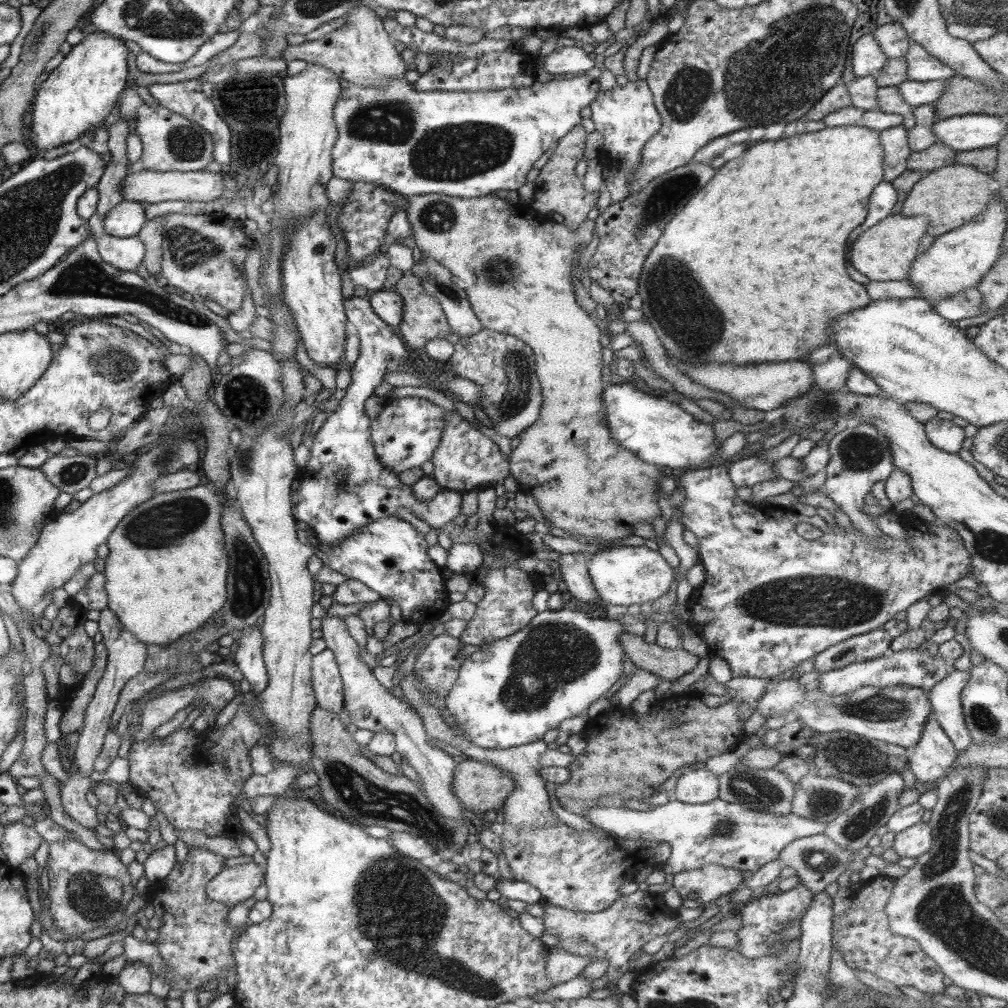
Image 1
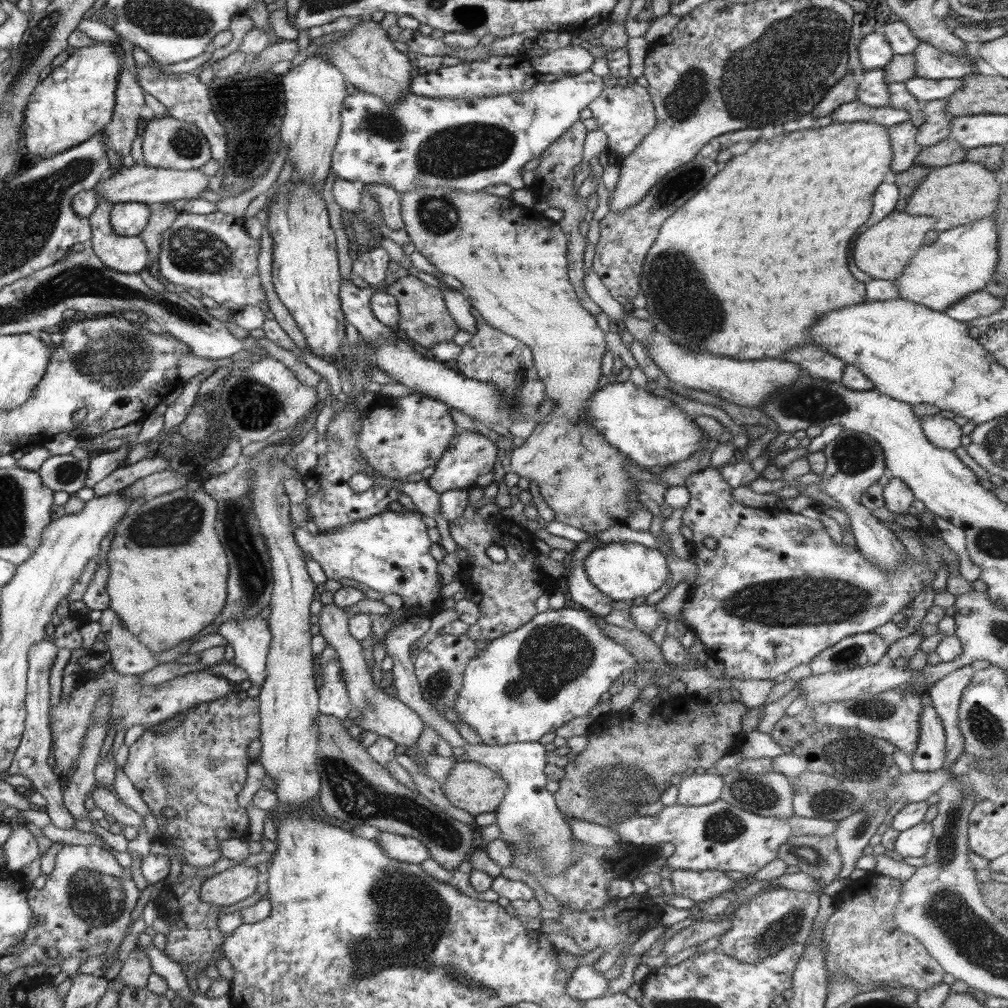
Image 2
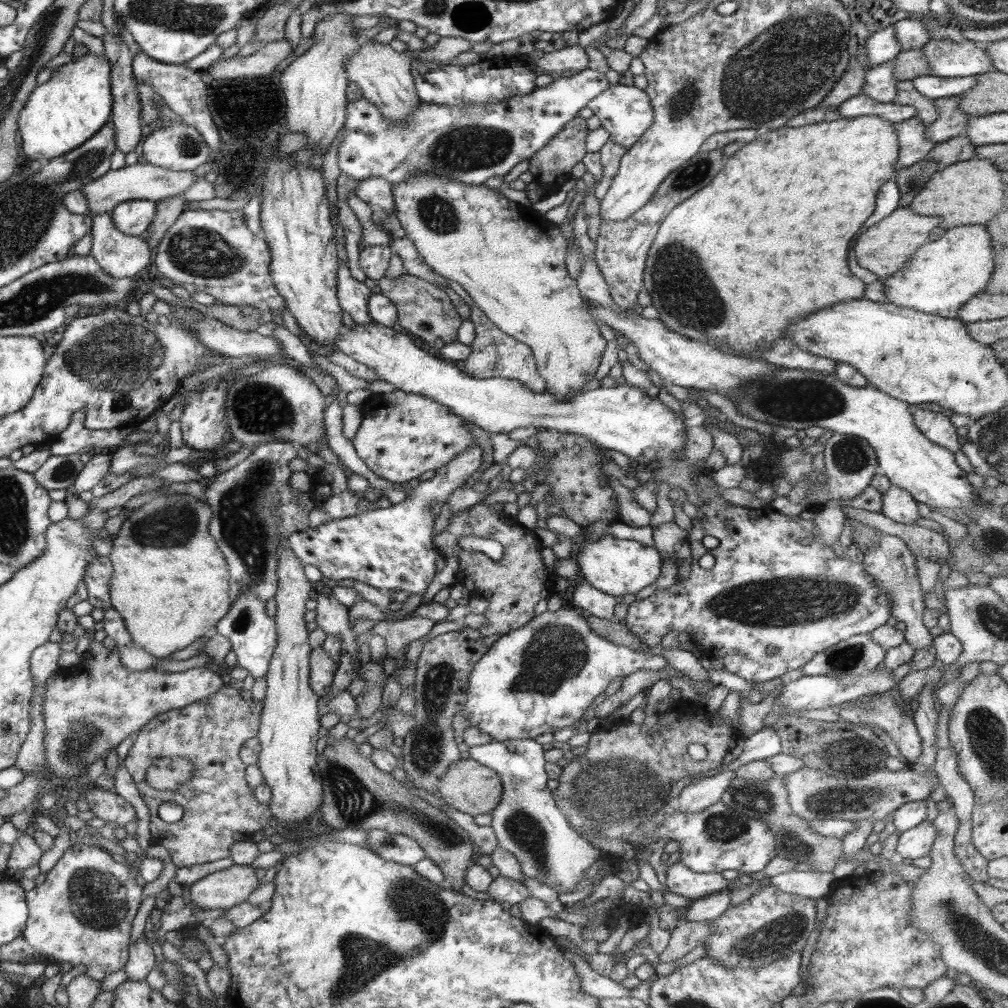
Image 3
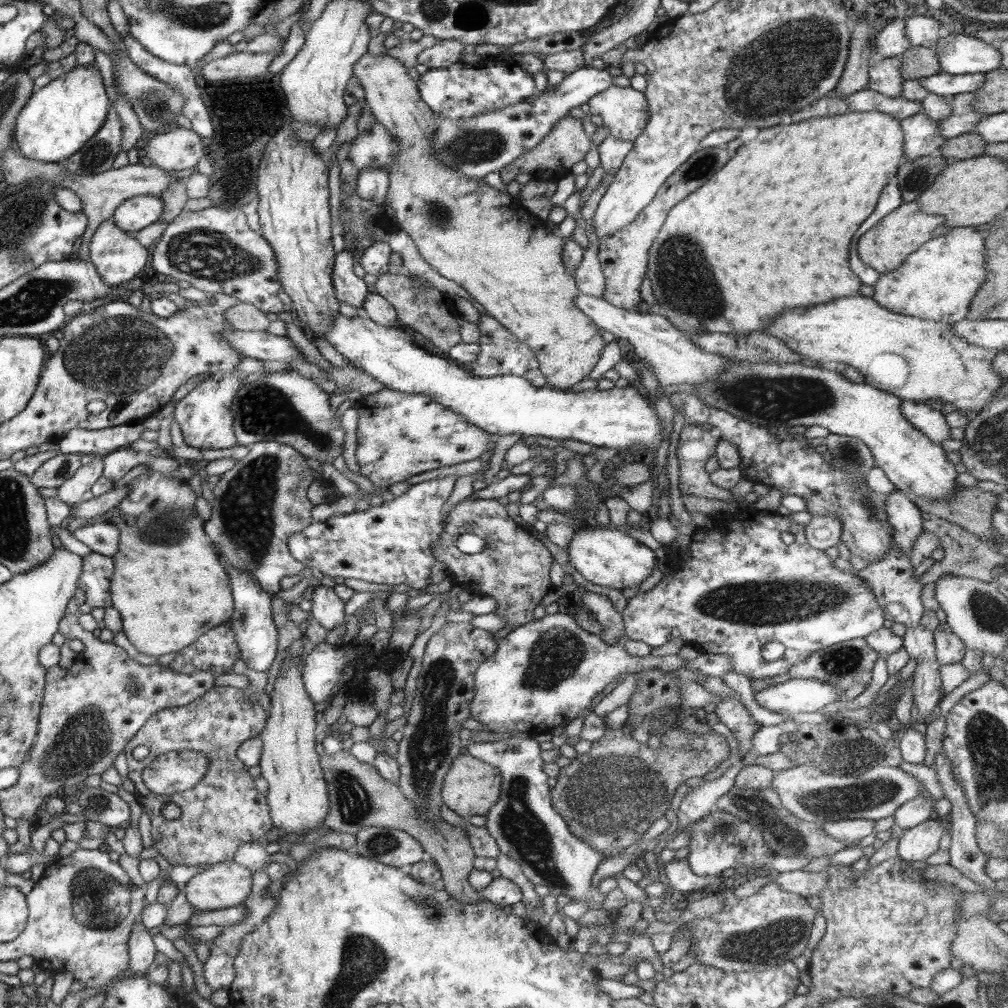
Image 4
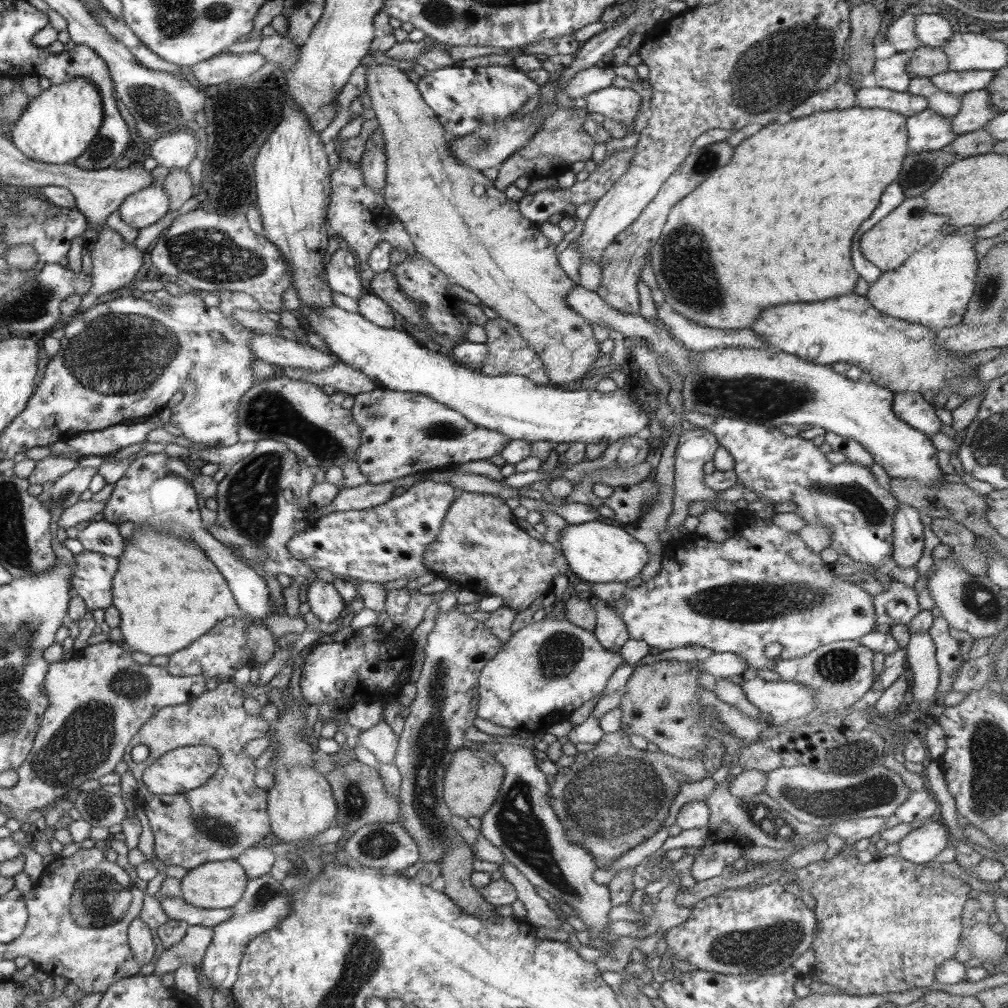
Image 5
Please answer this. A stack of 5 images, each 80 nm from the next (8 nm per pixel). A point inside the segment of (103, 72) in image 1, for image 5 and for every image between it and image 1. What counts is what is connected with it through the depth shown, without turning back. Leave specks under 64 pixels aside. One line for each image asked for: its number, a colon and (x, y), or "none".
2: (74, 104)
3: (60, 115)
4: (58, 120)
5: (60, 124)

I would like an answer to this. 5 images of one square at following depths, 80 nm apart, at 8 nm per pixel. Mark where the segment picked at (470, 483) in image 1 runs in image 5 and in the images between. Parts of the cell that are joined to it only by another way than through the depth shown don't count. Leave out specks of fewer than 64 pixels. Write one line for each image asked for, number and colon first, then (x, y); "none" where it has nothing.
2: (469, 460)
3: (392, 549)
4: (390, 544)
5: (387, 543)

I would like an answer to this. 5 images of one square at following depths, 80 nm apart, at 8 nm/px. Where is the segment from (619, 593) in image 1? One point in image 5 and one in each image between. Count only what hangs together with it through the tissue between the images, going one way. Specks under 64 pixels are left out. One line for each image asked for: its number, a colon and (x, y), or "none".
2: (622, 570)
3: (615, 566)
4: (611, 558)
5: (597, 552)

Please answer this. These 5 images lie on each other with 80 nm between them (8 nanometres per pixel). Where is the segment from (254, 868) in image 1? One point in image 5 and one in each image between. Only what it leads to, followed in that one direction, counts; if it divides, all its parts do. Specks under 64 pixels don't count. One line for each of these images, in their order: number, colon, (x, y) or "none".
2: (234, 884)
3: (226, 888)
4: (224, 885)
5: (217, 885)

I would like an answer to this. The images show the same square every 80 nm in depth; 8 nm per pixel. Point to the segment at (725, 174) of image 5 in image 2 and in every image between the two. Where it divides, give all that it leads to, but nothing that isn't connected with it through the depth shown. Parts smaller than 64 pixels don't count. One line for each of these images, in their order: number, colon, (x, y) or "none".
2: (730, 273)
3: (764, 243)
4: (770, 231)

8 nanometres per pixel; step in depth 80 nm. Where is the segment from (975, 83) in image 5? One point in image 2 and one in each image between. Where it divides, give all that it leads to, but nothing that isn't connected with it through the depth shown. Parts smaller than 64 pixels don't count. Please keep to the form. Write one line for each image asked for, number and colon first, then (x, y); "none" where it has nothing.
2: (924, 89)
3: (935, 87)
4: (948, 85)

